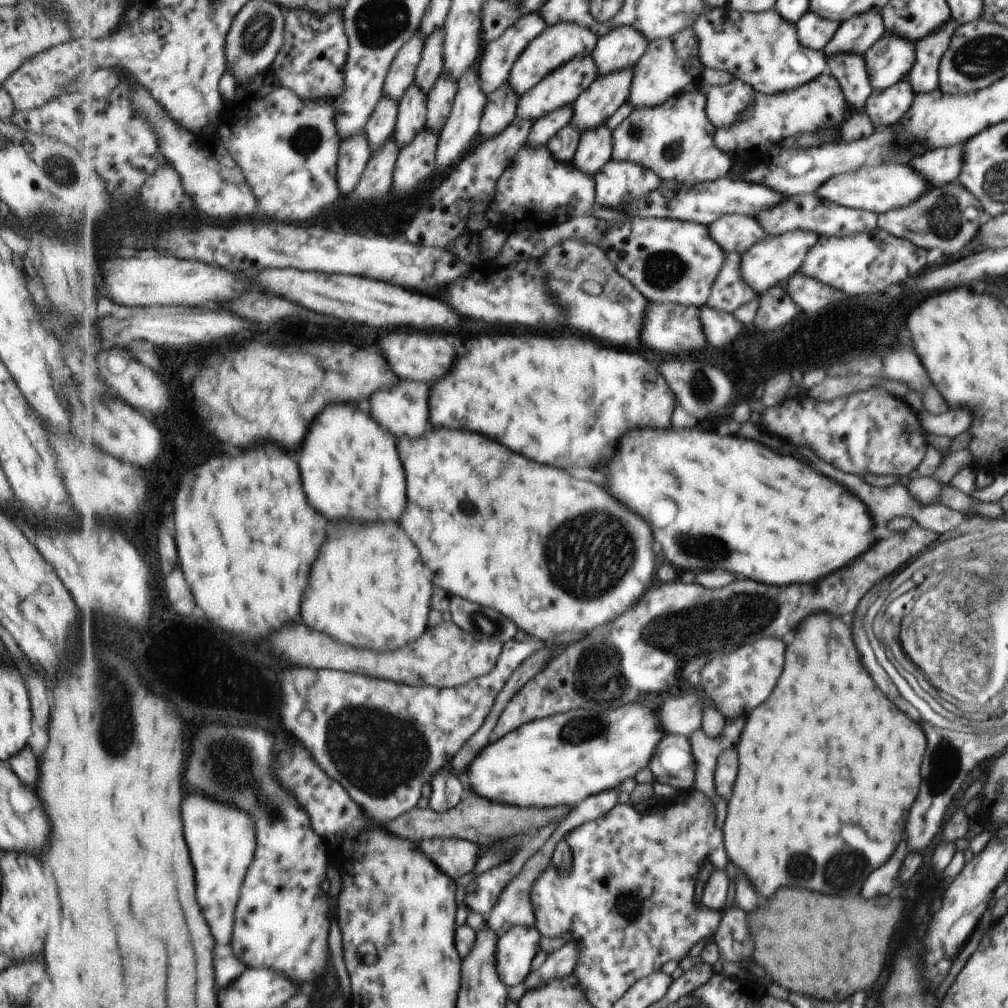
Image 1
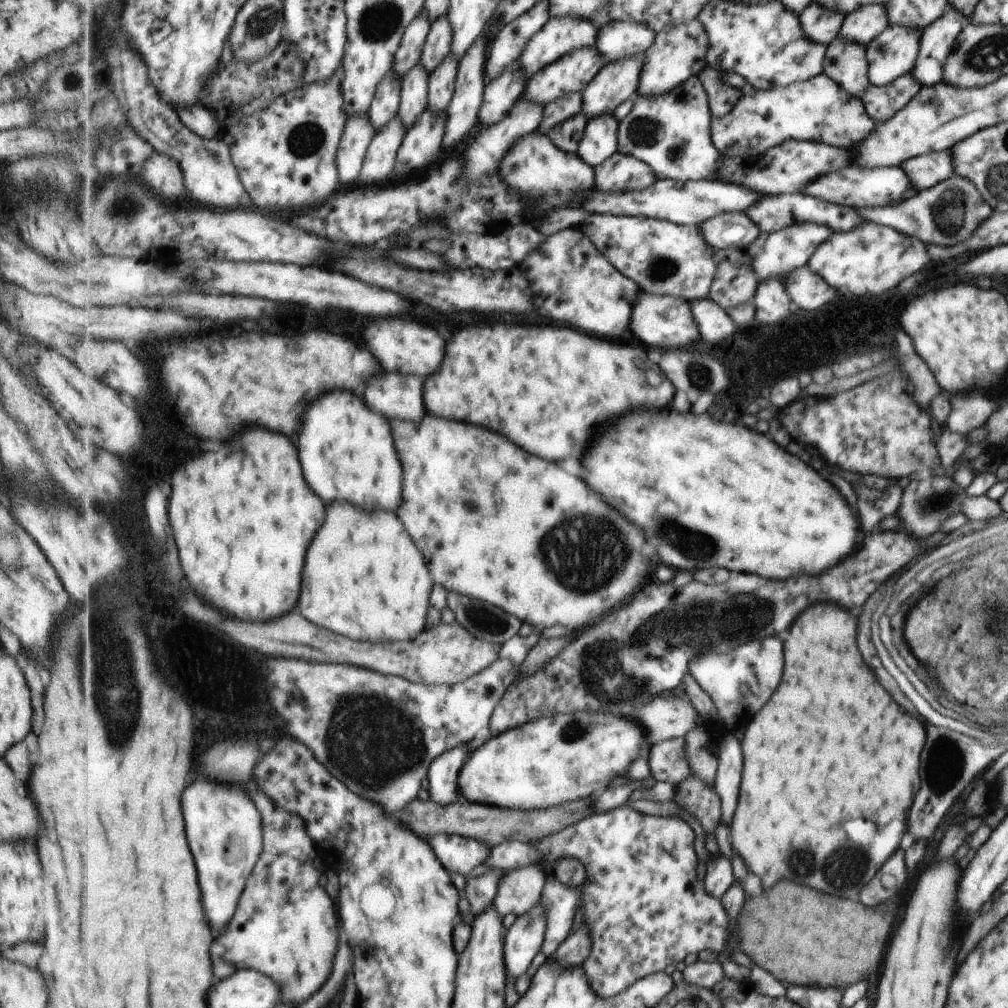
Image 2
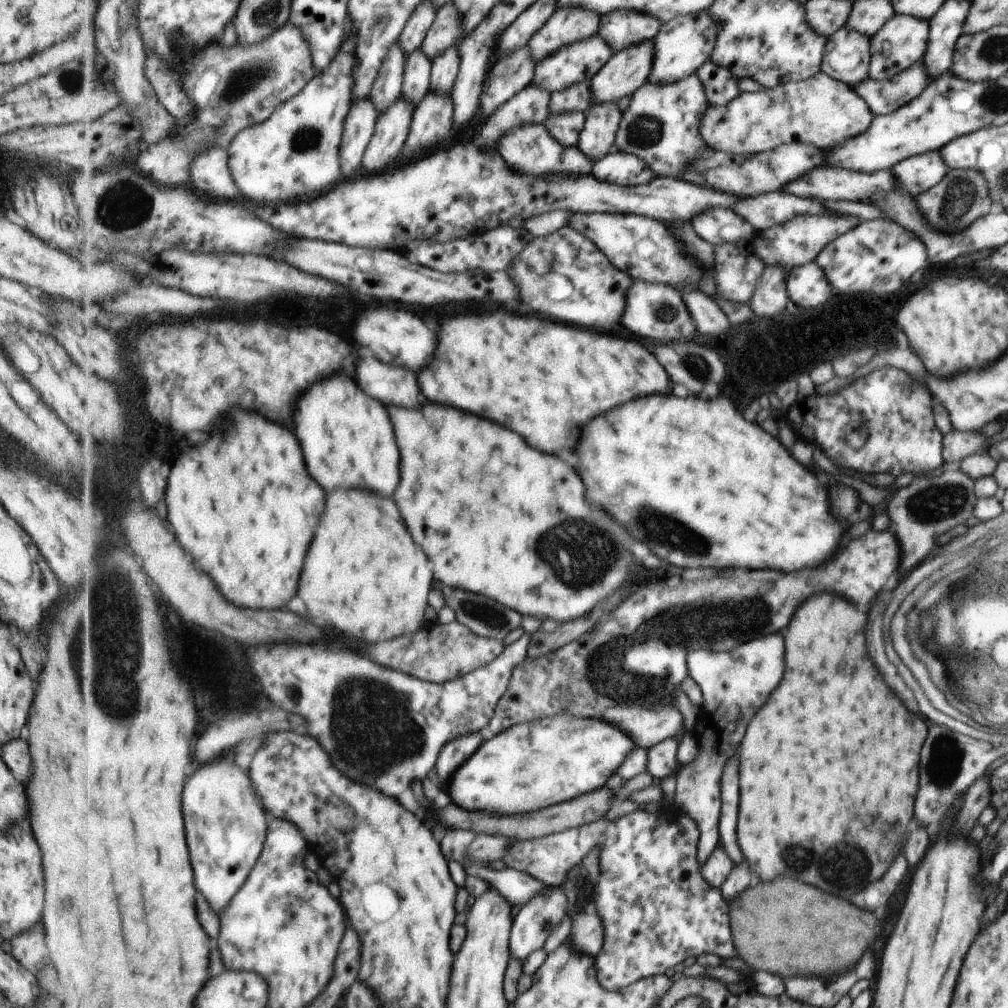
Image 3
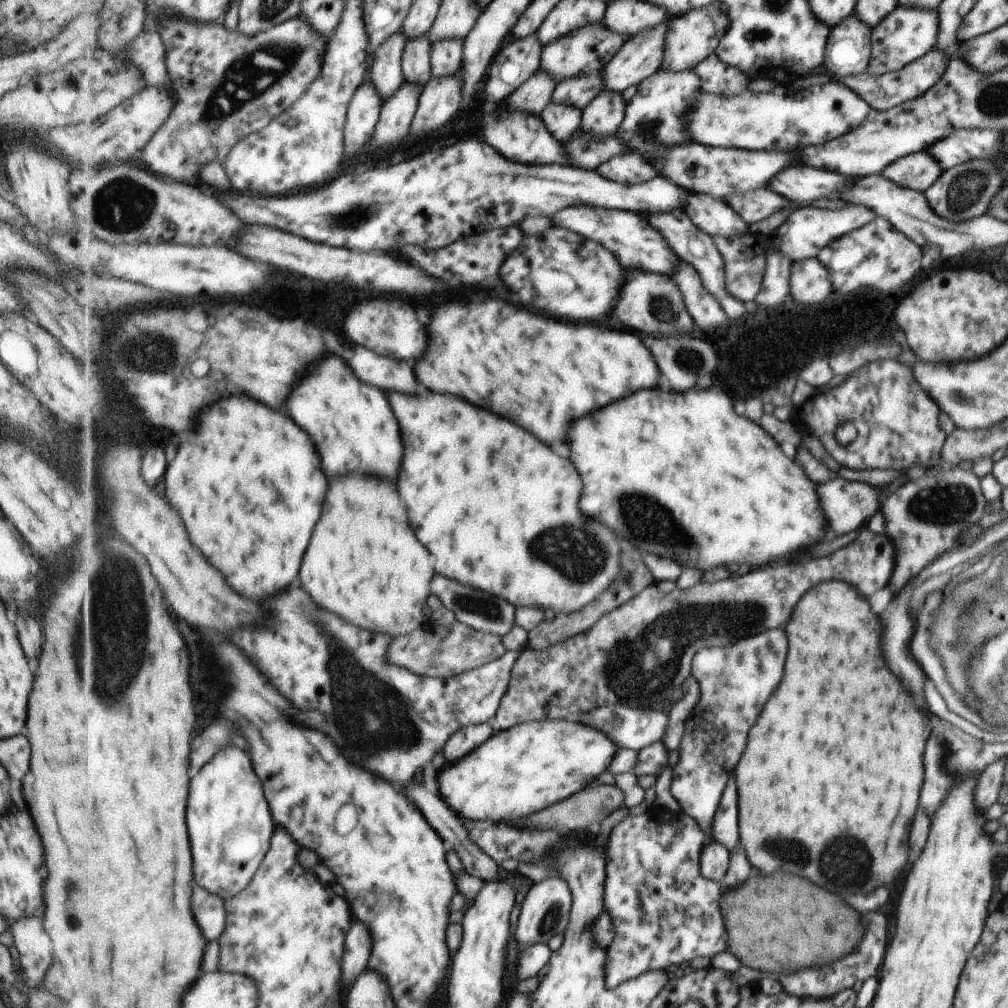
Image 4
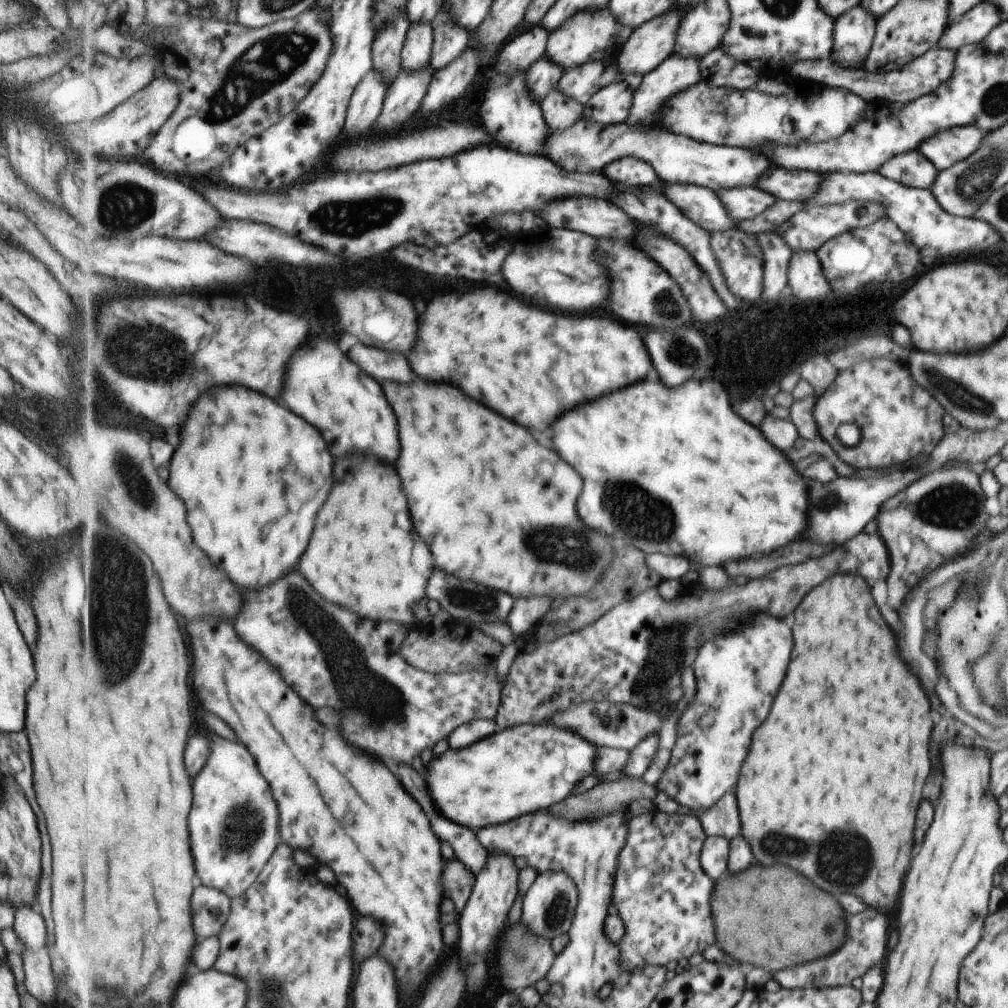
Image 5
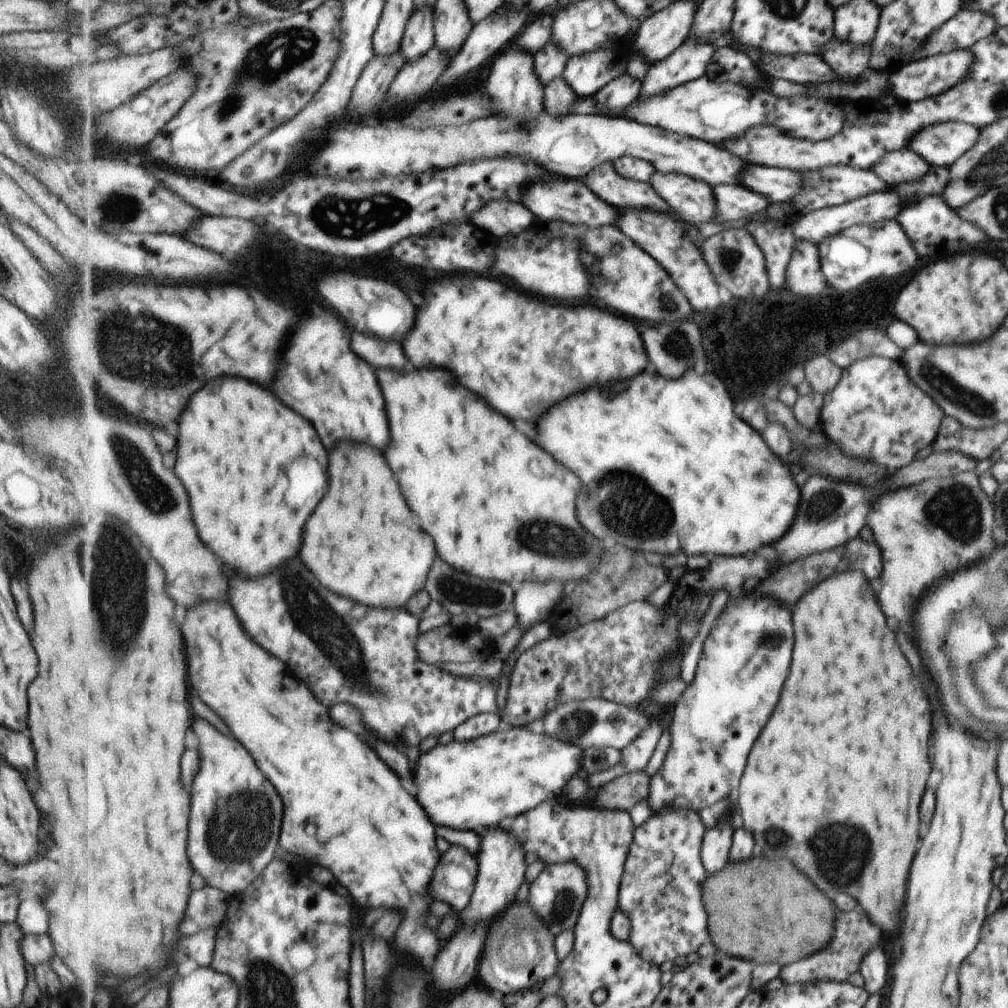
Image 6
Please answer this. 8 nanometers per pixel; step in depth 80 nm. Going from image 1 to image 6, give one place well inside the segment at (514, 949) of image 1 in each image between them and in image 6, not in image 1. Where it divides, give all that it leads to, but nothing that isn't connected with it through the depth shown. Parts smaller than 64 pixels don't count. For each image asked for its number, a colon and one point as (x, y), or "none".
2: (525, 938)
3: (533, 925)
4: (546, 909)
5: (550, 904)
6: (559, 893)

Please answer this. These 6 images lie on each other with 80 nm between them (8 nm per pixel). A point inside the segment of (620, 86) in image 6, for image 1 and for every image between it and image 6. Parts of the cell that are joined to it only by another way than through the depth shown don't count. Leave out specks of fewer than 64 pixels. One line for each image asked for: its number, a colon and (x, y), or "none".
1: (596, 147)
2: (600, 141)
3: (598, 136)
4: (605, 115)
5: (611, 105)

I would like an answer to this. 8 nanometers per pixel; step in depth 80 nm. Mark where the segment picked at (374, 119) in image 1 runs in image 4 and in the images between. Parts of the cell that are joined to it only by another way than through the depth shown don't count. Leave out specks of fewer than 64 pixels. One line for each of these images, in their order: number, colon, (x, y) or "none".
2: (388, 98)
3: (387, 91)
4: (387, 70)

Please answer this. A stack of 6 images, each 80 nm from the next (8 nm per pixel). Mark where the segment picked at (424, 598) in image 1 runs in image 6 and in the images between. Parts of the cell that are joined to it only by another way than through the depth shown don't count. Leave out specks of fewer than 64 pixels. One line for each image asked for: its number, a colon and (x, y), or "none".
2: (366, 579)
3: (365, 575)
4: (365, 562)
5: (365, 554)
6: (364, 541)

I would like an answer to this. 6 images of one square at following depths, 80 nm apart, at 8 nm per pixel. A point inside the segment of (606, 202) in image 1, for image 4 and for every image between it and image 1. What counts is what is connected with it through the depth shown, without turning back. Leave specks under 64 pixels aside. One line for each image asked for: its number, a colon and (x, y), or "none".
2: (624, 172)
3: (618, 168)
4: (632, 169)

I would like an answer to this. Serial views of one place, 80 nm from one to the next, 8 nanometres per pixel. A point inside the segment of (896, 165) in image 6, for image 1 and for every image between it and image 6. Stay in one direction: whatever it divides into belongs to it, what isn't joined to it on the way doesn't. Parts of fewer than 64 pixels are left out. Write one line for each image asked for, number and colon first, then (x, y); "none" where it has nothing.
1: (940, 166)
2: (923, 171)
3: (922, 171)
4: (918, 171)
5: (910, 169)

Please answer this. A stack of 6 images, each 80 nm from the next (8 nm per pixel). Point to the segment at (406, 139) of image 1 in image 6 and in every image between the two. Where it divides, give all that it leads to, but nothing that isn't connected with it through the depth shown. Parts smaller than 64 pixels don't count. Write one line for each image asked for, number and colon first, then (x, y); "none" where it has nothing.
2: (415, 84)
3: (417, 75)
4: (417, 60)
5: (417, 53)
6: (420, 36)

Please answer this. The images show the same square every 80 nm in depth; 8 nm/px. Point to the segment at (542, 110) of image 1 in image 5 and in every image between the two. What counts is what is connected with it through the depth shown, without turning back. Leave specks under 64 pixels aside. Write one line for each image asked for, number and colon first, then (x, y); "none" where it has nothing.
2: (572, 73)
3: (581, 61)
4: (591, 48)
5: (586, 36)

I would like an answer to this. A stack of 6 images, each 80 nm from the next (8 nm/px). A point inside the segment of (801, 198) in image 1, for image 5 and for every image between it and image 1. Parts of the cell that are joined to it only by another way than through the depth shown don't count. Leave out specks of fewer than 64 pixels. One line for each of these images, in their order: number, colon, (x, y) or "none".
2: (770, 213)
3: (777, 207)
4: (753, 205)
5: (743, 203)

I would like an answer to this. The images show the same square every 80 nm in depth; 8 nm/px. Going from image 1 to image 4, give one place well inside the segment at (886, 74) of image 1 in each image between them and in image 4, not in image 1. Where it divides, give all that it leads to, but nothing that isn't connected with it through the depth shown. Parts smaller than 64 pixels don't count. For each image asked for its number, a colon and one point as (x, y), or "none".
2: (893, 51)
3: (900, 42)
4: (905, 34)

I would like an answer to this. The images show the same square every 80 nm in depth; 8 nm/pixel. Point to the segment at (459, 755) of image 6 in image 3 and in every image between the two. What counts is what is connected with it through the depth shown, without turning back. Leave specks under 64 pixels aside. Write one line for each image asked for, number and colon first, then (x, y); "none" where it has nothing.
3: (546, 761)
4: (533, 765)
5: (475, 786)

